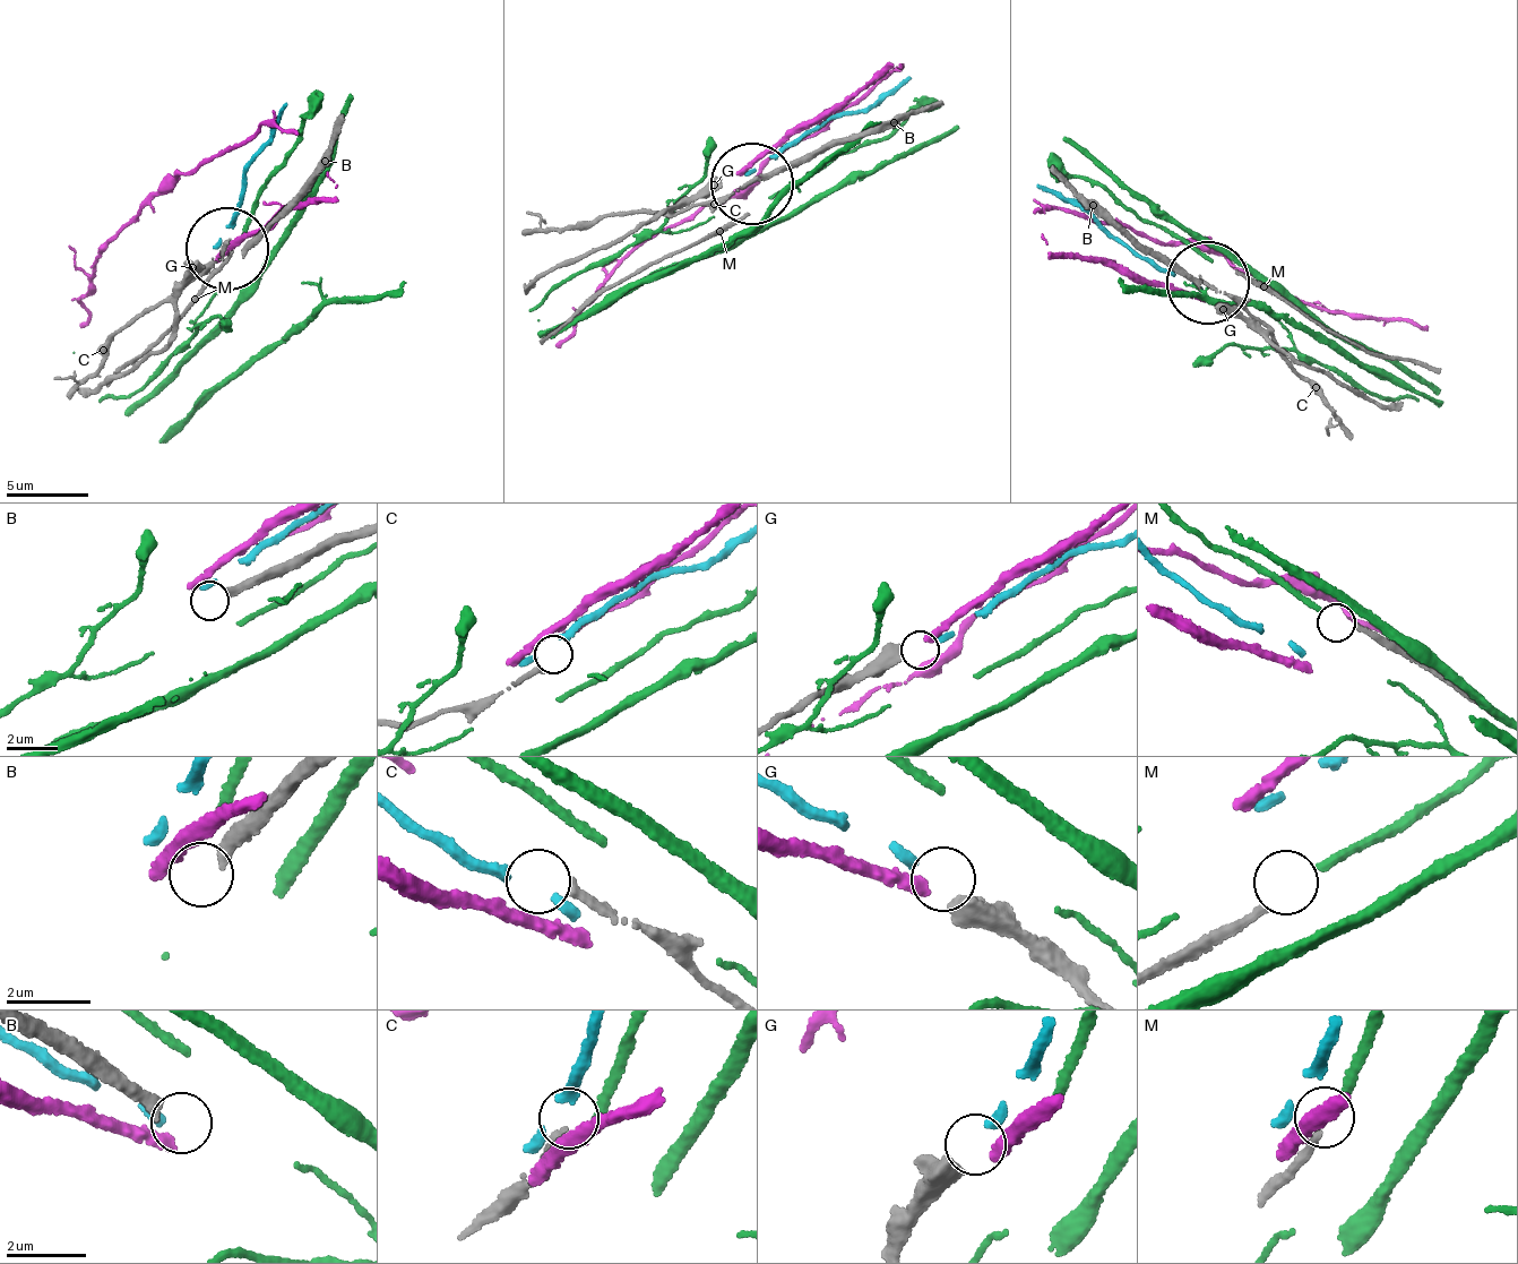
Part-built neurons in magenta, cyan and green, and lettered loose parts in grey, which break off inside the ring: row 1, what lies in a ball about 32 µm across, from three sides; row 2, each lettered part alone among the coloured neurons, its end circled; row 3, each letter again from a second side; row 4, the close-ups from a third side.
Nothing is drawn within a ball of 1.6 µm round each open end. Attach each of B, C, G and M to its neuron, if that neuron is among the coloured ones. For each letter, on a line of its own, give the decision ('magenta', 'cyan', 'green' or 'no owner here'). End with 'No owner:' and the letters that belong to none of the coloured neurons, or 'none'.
B: no owner here
C: no owner here
G: cyan
M: green
No owner: B, C

